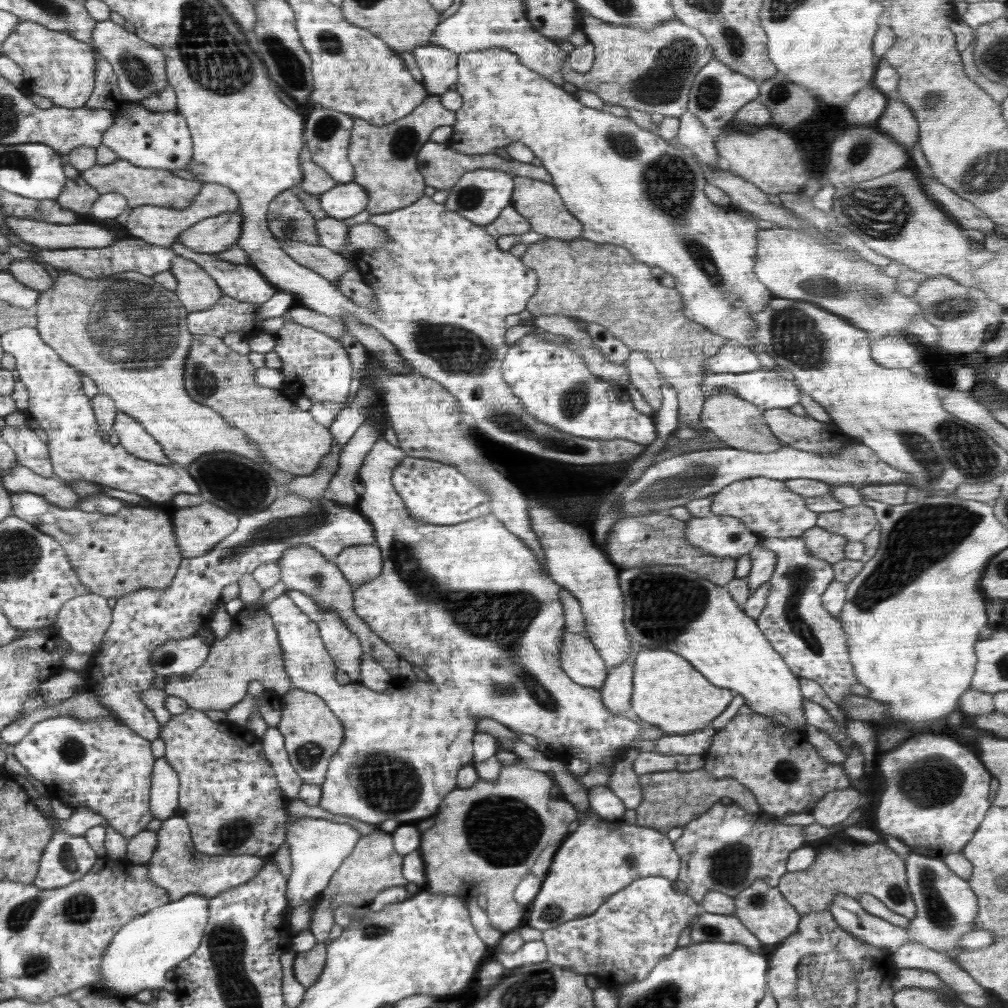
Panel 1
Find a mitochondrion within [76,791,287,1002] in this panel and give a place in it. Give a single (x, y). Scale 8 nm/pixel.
(233, 834)

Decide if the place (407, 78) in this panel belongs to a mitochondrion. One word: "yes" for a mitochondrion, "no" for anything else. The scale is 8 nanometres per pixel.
no

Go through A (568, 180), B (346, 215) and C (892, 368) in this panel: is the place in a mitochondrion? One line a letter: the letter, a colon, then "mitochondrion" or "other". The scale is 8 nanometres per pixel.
A: other
B: other
C: other

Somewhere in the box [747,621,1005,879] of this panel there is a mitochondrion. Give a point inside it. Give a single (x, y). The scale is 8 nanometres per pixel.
(932, 783)

